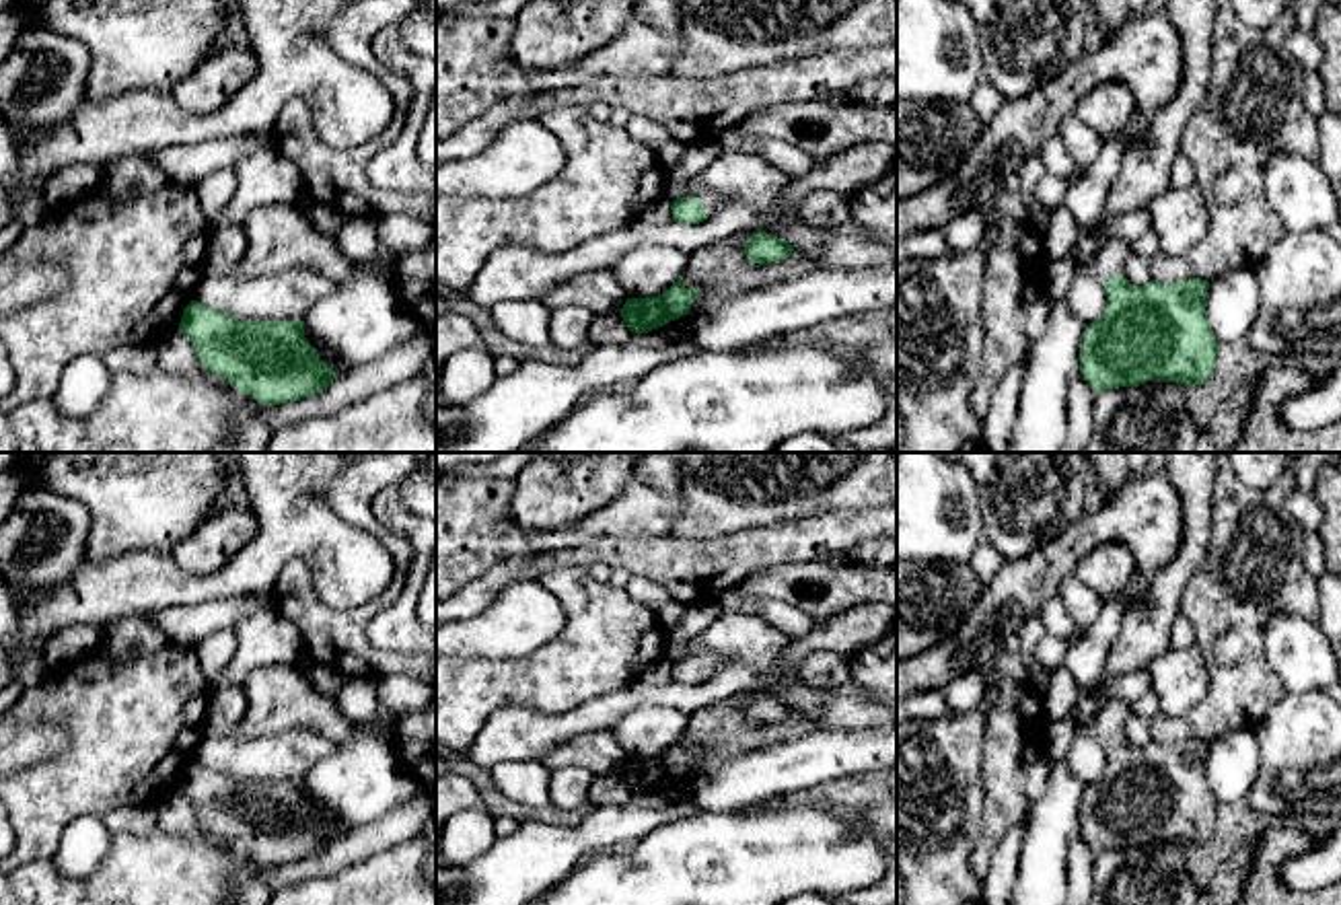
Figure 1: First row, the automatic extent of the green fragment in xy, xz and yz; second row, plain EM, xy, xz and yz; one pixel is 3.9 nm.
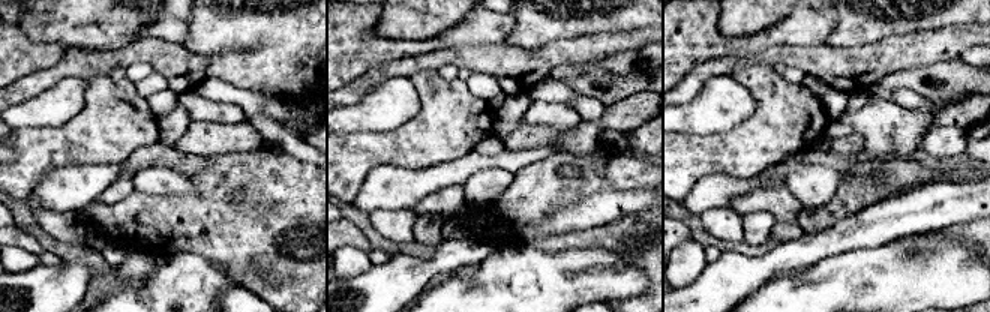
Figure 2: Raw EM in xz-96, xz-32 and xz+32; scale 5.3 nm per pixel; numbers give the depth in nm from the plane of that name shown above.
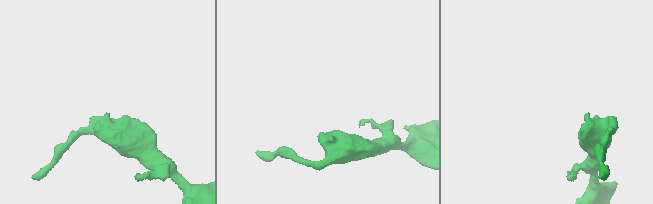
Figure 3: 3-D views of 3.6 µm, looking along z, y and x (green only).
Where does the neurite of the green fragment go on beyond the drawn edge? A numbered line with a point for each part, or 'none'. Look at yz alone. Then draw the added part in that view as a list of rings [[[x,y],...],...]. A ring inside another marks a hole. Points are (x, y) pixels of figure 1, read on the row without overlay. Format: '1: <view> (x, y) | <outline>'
1: yz (1111, 718) | [[[1107,701],[1094,716],[1090,730],[1100,743],[1104,743],[1117,734],[1123,734],[1123,726],[1129,716],[1129,705],[1123,701]]]

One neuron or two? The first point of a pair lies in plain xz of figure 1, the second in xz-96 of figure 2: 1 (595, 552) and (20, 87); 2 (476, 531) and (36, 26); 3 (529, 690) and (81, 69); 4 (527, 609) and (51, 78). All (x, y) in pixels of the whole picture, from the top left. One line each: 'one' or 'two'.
1: one
2: two
3: two
4: two

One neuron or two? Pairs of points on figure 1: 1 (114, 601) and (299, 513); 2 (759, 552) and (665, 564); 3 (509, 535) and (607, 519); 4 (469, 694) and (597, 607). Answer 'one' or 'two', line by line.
1: one
2: one
3: one
4: one

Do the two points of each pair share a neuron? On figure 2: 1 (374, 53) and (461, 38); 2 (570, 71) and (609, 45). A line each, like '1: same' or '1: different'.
1: same
2: different

